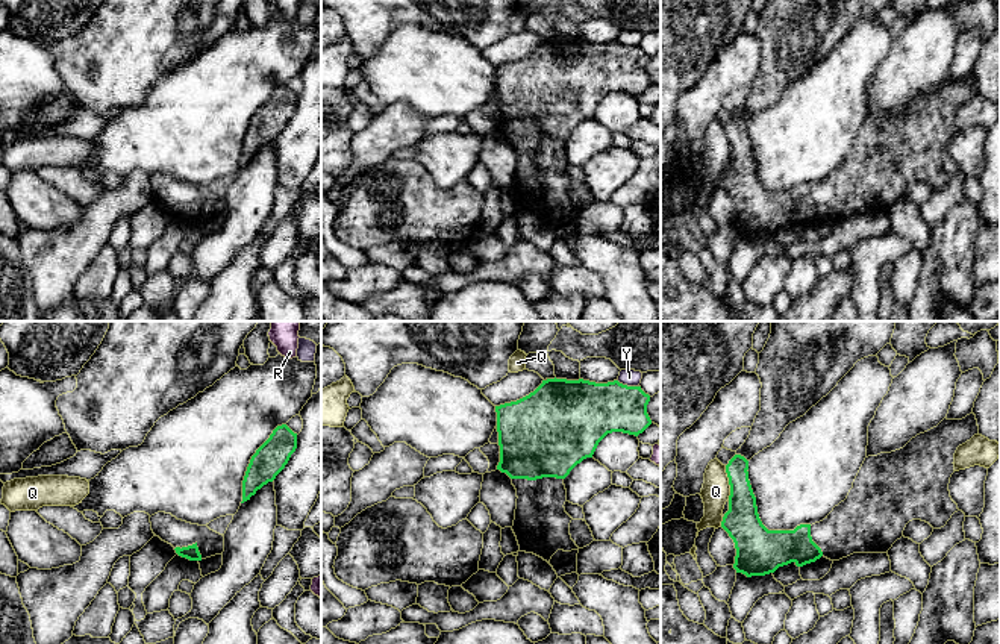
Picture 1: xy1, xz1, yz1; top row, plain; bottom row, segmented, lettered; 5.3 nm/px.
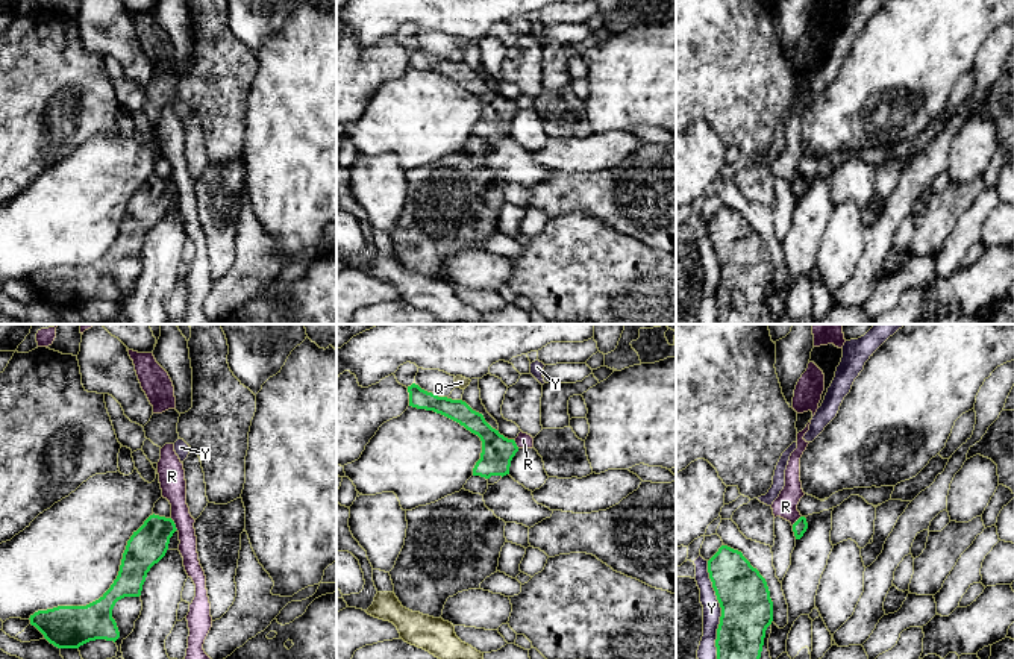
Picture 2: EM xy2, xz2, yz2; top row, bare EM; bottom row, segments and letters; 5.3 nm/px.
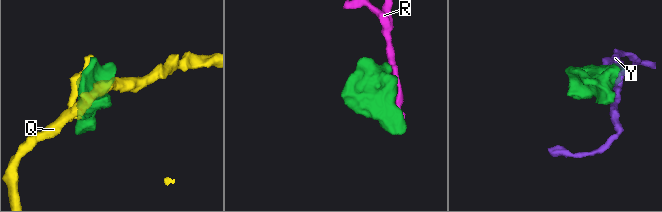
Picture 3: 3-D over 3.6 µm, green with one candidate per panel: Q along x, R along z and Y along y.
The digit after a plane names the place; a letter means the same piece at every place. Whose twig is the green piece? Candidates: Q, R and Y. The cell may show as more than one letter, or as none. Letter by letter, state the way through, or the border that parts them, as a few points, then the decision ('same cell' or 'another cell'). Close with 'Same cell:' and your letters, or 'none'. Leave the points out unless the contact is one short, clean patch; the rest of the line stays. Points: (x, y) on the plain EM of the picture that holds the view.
Q: border along yz1 (724, 126), (729, 159); another cell
R: border along xy2 (170, 179), (178, 190); another cell
Y: another cell
Same cell: none

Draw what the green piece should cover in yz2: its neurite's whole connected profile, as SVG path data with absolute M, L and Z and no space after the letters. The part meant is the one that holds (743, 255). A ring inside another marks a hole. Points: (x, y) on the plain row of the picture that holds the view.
M721 206L708 221L721 268L715 324L759 324L773 262L765 239L741 212Z

